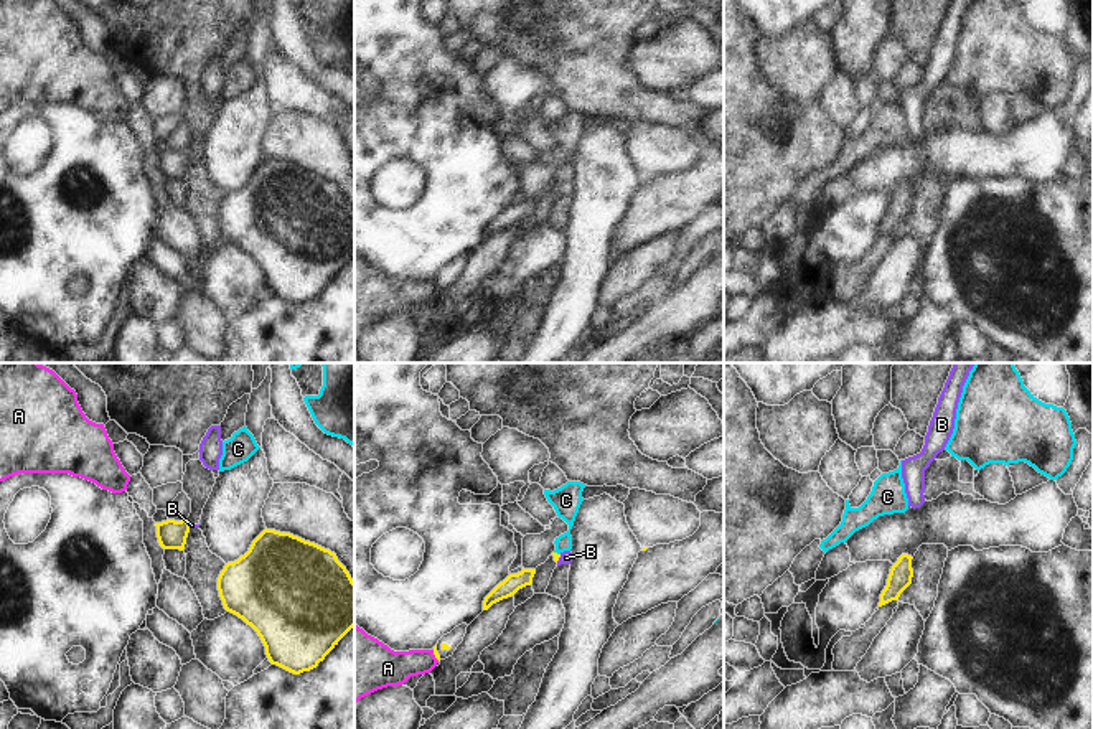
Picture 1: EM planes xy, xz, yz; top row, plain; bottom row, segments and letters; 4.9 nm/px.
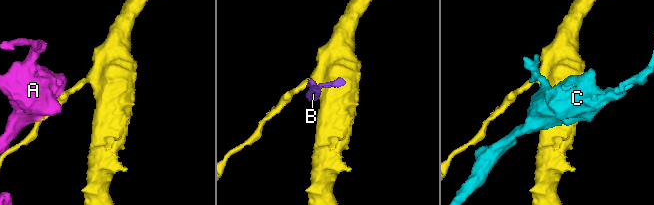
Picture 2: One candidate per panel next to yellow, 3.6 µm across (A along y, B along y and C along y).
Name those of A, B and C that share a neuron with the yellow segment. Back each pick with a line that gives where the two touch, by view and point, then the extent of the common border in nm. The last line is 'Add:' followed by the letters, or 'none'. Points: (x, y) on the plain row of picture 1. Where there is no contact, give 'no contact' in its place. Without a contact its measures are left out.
B: meets yellow in xz at (559, 187); contact 50 nm long
Add: B

